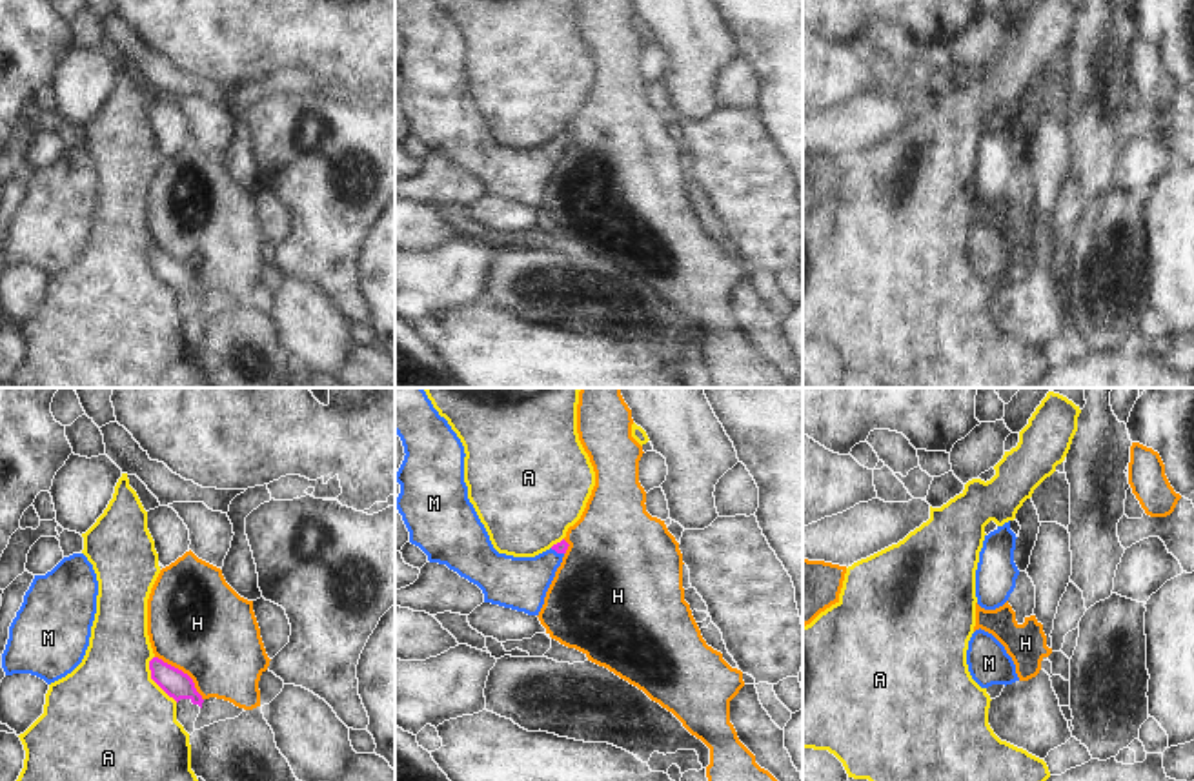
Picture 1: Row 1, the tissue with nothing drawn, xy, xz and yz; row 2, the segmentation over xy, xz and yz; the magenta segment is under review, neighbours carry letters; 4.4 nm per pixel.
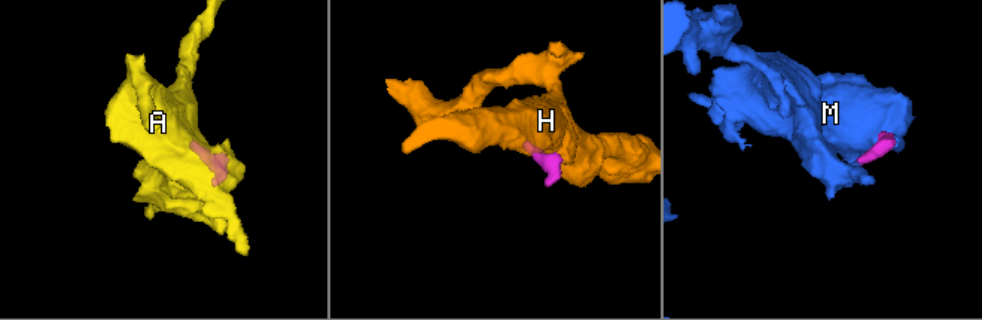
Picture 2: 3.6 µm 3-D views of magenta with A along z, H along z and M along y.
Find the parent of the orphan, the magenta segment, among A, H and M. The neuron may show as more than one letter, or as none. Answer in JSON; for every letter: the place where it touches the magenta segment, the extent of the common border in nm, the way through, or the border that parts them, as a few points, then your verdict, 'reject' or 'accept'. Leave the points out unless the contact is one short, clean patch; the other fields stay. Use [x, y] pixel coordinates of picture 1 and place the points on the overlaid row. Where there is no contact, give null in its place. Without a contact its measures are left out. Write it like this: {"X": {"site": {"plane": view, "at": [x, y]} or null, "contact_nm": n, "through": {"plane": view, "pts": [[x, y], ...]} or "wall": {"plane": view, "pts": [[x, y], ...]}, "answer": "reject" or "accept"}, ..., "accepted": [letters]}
{"A": {"site": {"plane": "xy", "at": [153, 679]}, "contact_nm": 240, "answer": "reject"}, "H": {"site": {"plane": "xy", "at": [182, 672]}, "contact_nm": 300, "wall": {"plane": "xy", "pts": [[155, 656], [181, 669], [202, 699]]}, "answer": "reject"}, "M": {"site": {"plane": "xz", "at": [557, 552]}, "contact_nm": 70, "through": {"plane": "xz", "pts": [[561, 547], [557, 552], [534, 576], [519, 583]]}, "answer": "accept"}, "accepted": ["M"]}

